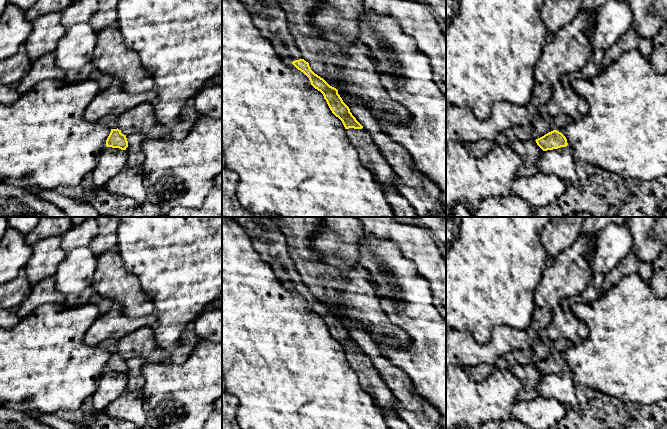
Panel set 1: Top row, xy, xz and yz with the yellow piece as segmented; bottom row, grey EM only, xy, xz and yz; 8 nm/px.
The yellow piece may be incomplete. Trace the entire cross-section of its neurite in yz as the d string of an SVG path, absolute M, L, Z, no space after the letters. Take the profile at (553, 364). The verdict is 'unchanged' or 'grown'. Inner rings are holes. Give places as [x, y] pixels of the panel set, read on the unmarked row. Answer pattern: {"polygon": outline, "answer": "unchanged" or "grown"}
{"polygon": "M553 354L535 365L543 375L558 373L568 369L566 361L557 354Z", "answer": "unchanged"}

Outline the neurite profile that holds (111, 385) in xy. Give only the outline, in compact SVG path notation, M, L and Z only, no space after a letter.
M105 371L92 394L89 406L95 411L103 411L112 401L127 391L127 376L119 372Z

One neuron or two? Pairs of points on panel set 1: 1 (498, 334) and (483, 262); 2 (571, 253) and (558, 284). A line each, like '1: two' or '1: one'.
1: two
2: one

